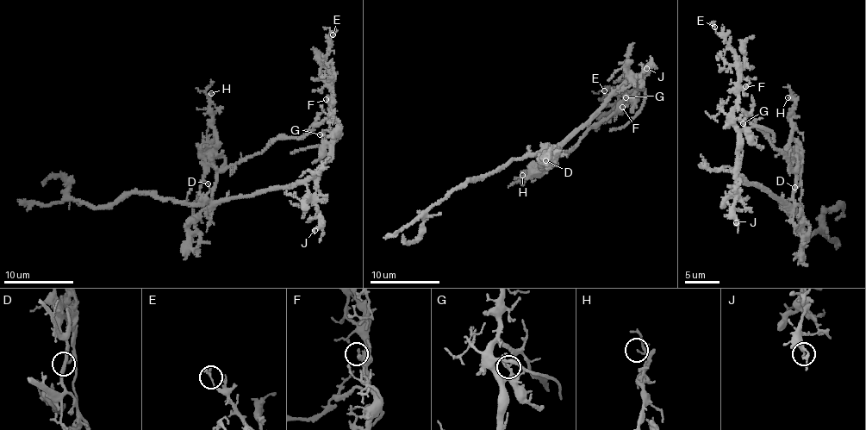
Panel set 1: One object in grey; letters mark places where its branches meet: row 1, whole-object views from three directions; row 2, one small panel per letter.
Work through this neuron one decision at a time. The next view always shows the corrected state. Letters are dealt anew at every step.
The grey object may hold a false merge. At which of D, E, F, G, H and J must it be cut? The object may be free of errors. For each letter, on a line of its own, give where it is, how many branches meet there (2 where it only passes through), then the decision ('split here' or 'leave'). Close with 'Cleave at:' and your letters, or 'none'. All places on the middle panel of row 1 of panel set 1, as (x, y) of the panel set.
D: (545, 160) | 2 | split here
E: (604, 90) | 2 | leave
F: (622, 107) | 2 | leave
G: (626, 97) | 2 | leave
H: (522, 175) | 2 | leave
J: (646, 68) | 2 | leave
Cleave at: D

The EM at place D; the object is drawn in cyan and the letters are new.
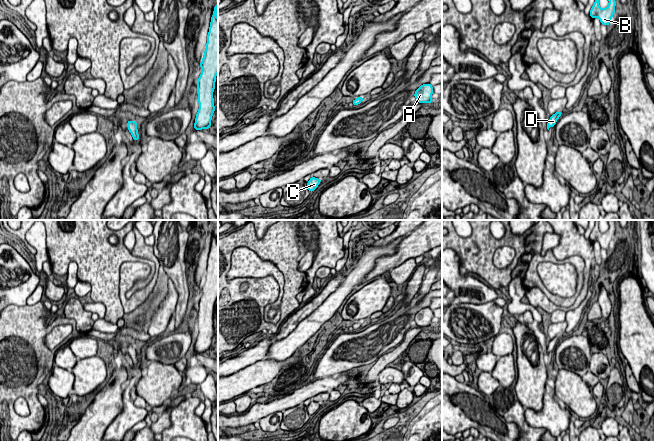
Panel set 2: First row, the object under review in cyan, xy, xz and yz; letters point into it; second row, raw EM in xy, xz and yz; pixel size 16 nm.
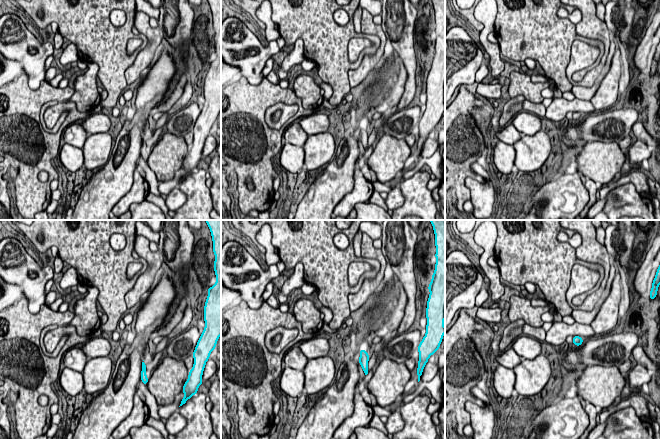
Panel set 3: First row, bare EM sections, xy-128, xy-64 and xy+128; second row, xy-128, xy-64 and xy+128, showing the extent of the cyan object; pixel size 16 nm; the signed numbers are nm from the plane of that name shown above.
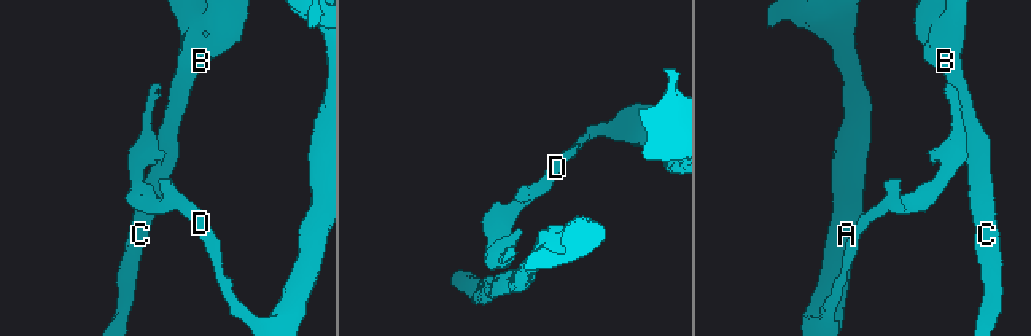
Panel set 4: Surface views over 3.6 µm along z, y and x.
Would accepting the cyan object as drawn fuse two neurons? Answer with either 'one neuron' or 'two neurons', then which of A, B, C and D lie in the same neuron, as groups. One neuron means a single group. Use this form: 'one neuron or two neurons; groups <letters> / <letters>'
two neurons; groups A / B C D

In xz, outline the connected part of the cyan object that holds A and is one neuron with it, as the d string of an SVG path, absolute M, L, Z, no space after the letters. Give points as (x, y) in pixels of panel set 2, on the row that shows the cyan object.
M429 83L421 85L415 91L414 97L416 98L418 103L433 103L432 94L433 94L433 86Z

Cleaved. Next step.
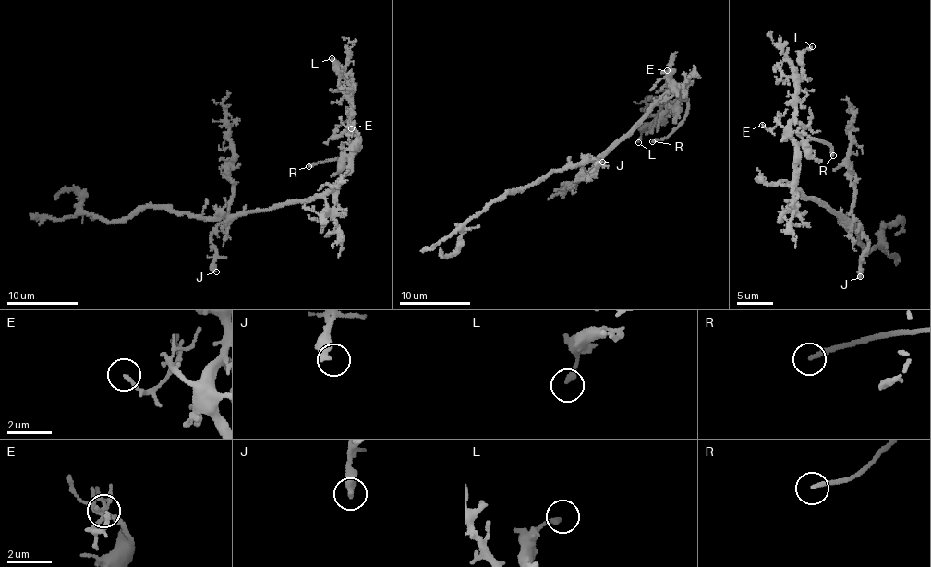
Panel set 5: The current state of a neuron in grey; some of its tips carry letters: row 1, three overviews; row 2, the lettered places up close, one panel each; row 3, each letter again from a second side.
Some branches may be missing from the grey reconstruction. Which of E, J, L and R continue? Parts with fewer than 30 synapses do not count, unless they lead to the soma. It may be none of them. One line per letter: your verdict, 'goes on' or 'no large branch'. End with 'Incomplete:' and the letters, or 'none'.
E: no large branch
J: no large branch
L: no large branch
R: goes on
Incomplete: R

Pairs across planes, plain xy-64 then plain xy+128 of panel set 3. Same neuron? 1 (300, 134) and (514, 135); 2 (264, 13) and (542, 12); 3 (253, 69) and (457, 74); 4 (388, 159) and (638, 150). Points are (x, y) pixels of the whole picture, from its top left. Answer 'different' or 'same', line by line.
1: same
2: different
3: same
4: different

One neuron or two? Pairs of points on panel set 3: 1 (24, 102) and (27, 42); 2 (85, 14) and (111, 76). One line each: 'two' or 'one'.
1: two
2: one

